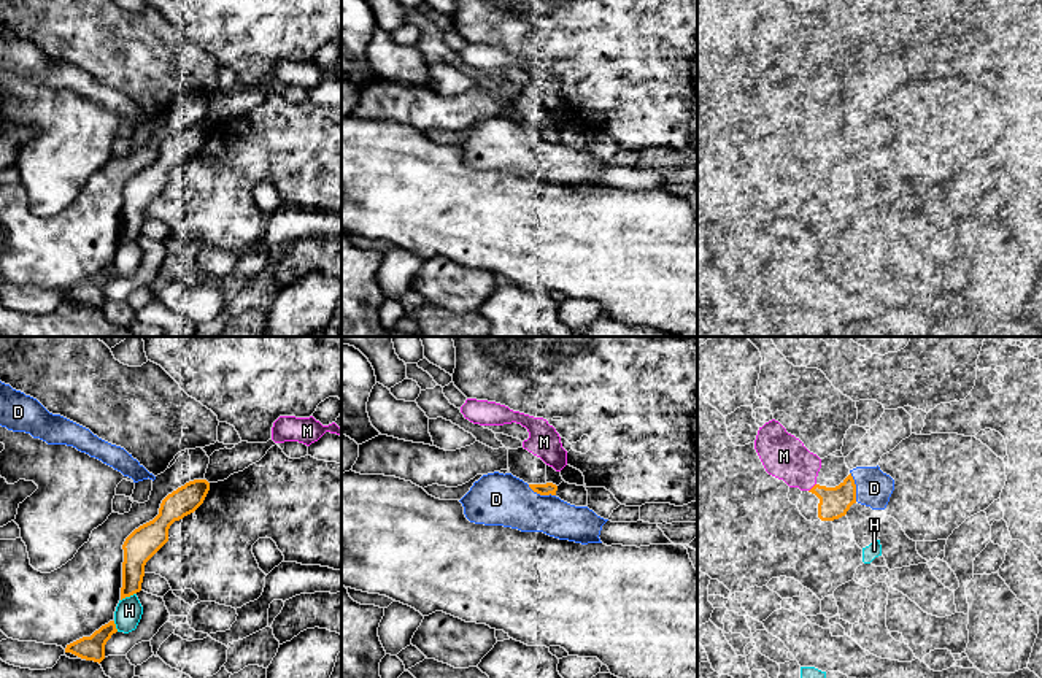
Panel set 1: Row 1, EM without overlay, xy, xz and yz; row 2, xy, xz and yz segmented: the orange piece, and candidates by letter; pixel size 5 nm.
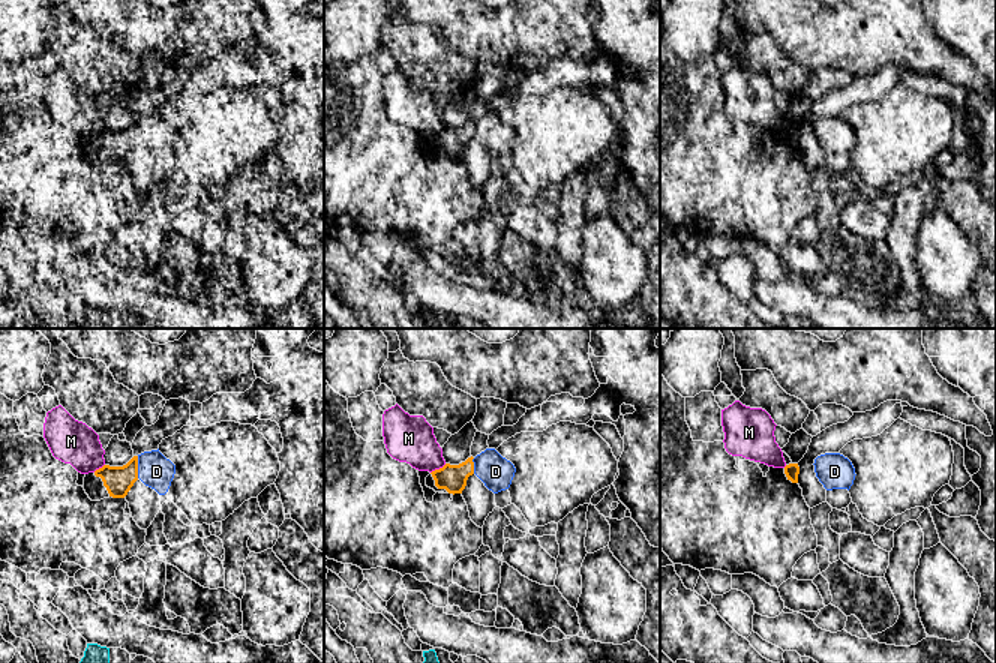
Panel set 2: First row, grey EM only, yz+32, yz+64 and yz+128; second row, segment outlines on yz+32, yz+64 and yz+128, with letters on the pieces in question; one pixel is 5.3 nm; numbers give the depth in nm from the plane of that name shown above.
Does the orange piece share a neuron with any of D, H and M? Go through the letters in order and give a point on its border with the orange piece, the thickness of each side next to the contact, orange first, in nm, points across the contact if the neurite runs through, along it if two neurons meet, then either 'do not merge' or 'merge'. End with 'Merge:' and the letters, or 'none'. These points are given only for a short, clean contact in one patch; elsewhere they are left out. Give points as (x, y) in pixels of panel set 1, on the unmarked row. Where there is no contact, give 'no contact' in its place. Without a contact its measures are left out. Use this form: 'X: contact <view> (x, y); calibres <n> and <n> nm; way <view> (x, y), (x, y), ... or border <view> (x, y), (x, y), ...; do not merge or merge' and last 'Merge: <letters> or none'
D: contact xz (542, 138); calibres 60 and 260 nm; do not merge
H: contact xy (127, 240); calibres 160 and 140 nm; border xy (135, 237), (121, 245); do not merge
M: contact yz (812, 132); calibres 160 and 220 nm; do not merge
Merge: none

